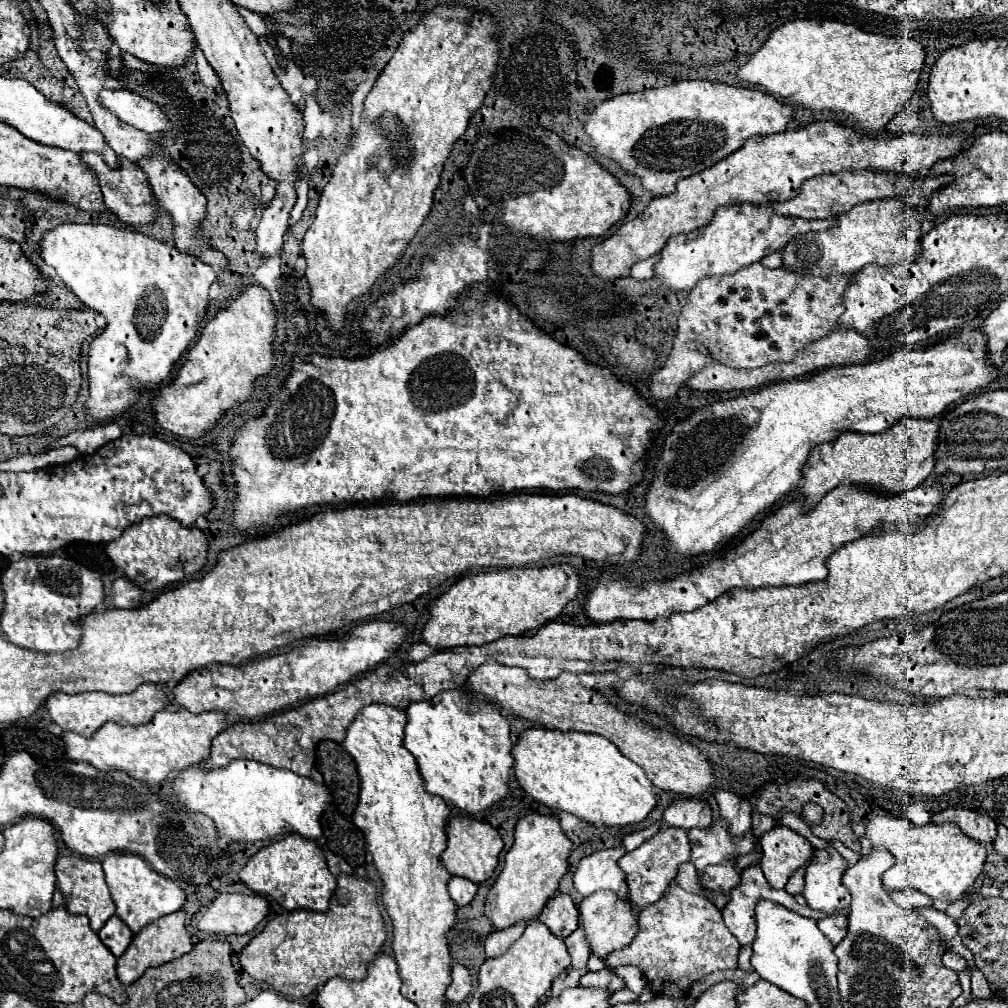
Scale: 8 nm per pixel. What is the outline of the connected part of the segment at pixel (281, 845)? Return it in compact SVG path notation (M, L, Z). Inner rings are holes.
M286 835L284 839L268 847L262 847L256 855L252 855L246 861L238 877L248 889L252 889L258 895L274 899L288 911L294 909L326 911L330 897L336 889L336 877L328 871L320 845L302 835Z

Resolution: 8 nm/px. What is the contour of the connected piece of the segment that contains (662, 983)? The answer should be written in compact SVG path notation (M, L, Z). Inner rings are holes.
M674 881L668 893L638 913L638 933L622 949L616 949L604 957L606 969L634 965L640 967L646 979L646 991L660 989L662 997L684 999L692 985L704 975L718 969L736 969L740 943L728 931L722 921L720 909L716 909L704 895L694 895L680 889Z

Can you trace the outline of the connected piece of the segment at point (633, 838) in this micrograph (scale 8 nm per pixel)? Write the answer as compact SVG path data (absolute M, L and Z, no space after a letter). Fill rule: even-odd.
M658 823L652 825L652 827L648 827L648 829L644 829L644 831L632 833L632 835L628 835L628 837L624 837L624 841L622 841L622 849L626 849L626 853L630 853L630 851L634 851L642 841L650 839L650 837L656 835L656 833L658 833Z

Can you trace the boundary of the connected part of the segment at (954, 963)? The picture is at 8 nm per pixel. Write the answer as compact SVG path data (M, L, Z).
M946 951L946 953L944 953L942 963L944 963L948 969L956 971L956 973L960 973L960 971L964 971L964 969L968 967L968 961L966 961L962 955L956 955L956 953L952 953L952 951Z

